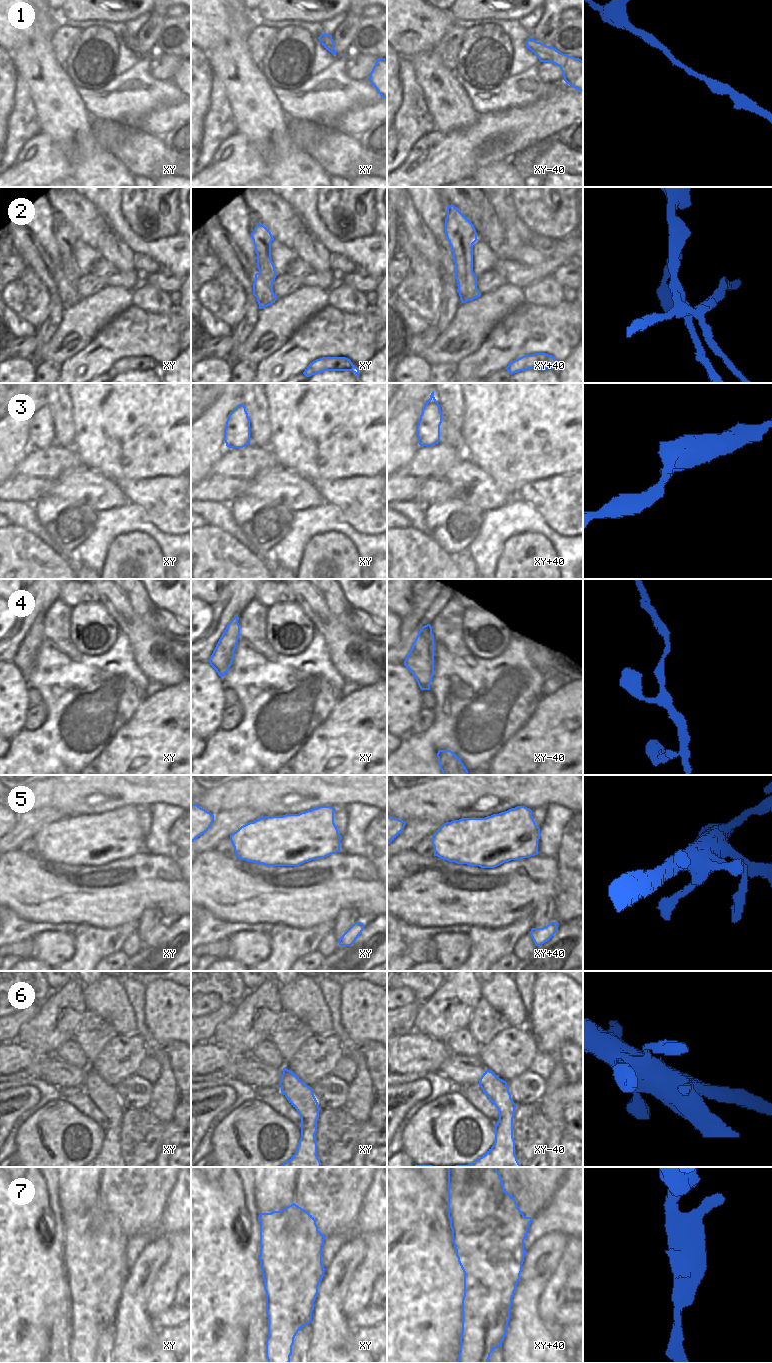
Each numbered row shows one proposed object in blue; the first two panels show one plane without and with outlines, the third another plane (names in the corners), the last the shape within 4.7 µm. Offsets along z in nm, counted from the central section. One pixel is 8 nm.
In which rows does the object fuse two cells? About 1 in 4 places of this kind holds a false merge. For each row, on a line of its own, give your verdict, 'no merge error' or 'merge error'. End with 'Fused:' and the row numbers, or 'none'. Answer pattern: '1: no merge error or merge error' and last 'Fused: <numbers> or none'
1: no merge error
2: merge error
3: no merge error
4: no merge error
5: no merge error
6: no merge error
7: merge error
Fused: 2, 7

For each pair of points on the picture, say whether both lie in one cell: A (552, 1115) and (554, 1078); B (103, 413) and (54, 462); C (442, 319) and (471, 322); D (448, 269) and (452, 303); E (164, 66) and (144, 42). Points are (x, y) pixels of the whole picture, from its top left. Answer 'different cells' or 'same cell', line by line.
A: same cell
B: different cells
C: different cells
D: same cell
E: different cells

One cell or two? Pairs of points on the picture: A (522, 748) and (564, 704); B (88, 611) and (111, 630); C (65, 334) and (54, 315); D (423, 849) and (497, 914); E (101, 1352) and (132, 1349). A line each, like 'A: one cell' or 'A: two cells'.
A: one cell
B: one cell
C: two cells
D: two cells
E: two cells

